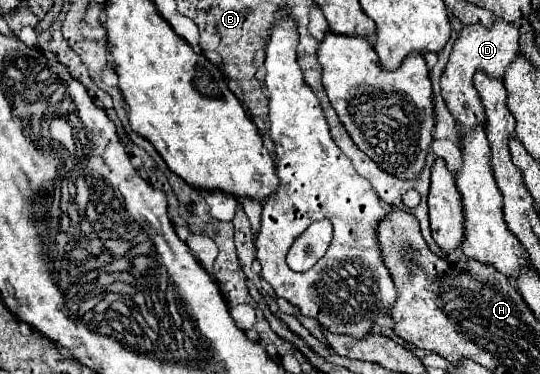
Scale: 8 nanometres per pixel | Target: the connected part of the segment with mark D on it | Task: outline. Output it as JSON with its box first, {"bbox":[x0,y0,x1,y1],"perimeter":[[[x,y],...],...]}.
{"bbox":[441,17,519,133],"perimeter":[[[495,17],[493,27],[485,29],[481,25],[469,25],[469,27],[461,27],[459,37],[453,45],[447,69],[441,77],[441,95],[447,103],[447,109],[451,111],[451,115],[457,121],[457,127],[461,133],[469,133],[469,129],[473,129],[473,125],[483,125],[485,123],[485,107],[479,99],[479,93],[473,85],[473,77],[477,71],[483,71],[487,77],[493,79],[503,79],[505,69],[509,67],[509,61],[513,61],[513,57],[519,51],[519,31],[501,21],[499,17]]]}

